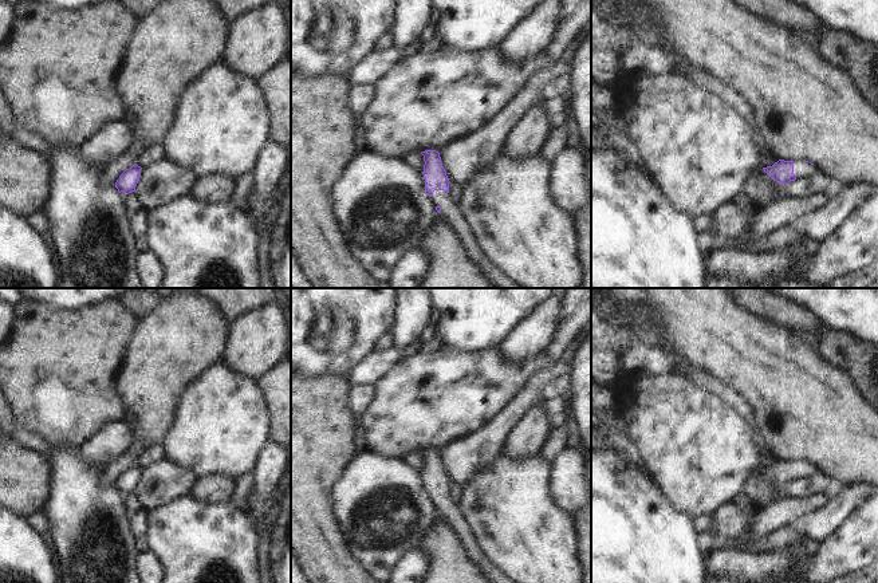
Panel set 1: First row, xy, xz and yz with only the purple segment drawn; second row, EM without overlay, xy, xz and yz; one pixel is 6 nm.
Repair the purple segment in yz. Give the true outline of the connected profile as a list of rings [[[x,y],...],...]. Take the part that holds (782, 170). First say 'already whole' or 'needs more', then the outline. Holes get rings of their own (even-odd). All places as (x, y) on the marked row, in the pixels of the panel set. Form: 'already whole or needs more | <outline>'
needs more | [[[779,159],[772,166],[763,168],[764,172],[776,182],[788,184],[796,178],[811,178],[820,170],[808,161],[794,162]]]

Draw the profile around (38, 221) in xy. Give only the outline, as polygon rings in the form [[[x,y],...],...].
[[[34,213],[27,221],[39,235],[43,235],[50,229],[46,213]]]

